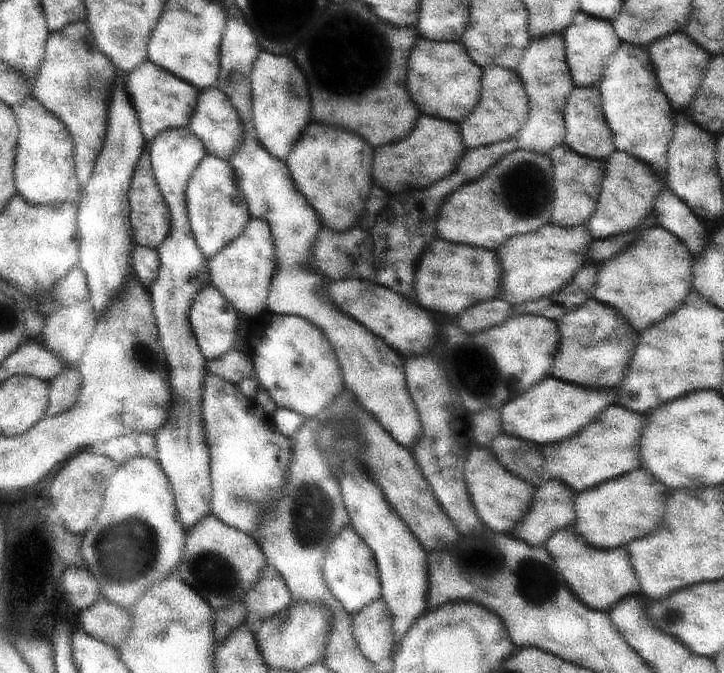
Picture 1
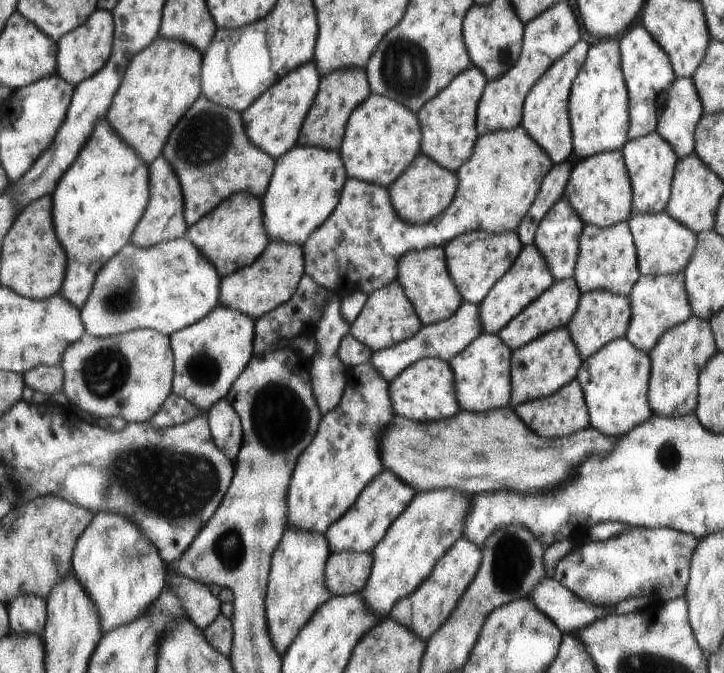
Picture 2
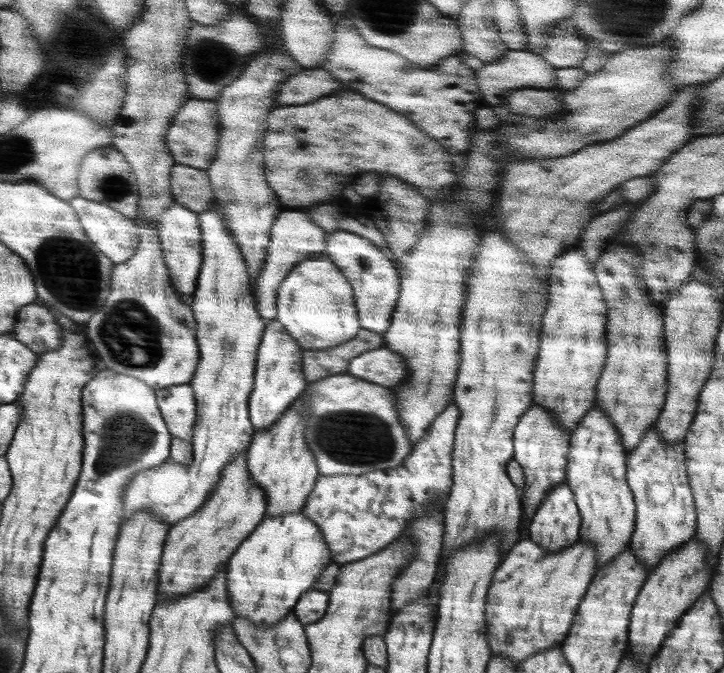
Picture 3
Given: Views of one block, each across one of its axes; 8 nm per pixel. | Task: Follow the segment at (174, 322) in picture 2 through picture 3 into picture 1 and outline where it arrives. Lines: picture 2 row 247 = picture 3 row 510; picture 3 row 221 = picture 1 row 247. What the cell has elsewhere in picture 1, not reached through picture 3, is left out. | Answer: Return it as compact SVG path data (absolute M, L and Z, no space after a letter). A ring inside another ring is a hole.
M218 155L204 156L198 168L192 172L186 186L186 202L194 240L207 259L216 257L226 245L241 237L248 220L254 218L233 163Z

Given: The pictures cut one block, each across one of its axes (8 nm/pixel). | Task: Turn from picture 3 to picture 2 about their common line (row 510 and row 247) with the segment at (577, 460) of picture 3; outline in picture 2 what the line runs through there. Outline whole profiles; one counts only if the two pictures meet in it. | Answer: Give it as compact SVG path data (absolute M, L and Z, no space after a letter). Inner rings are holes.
M627 221L604 228L584 224L580 233L579 255L574 273L577 285L583 293L605 290L628 297L641 275L636 243Z

